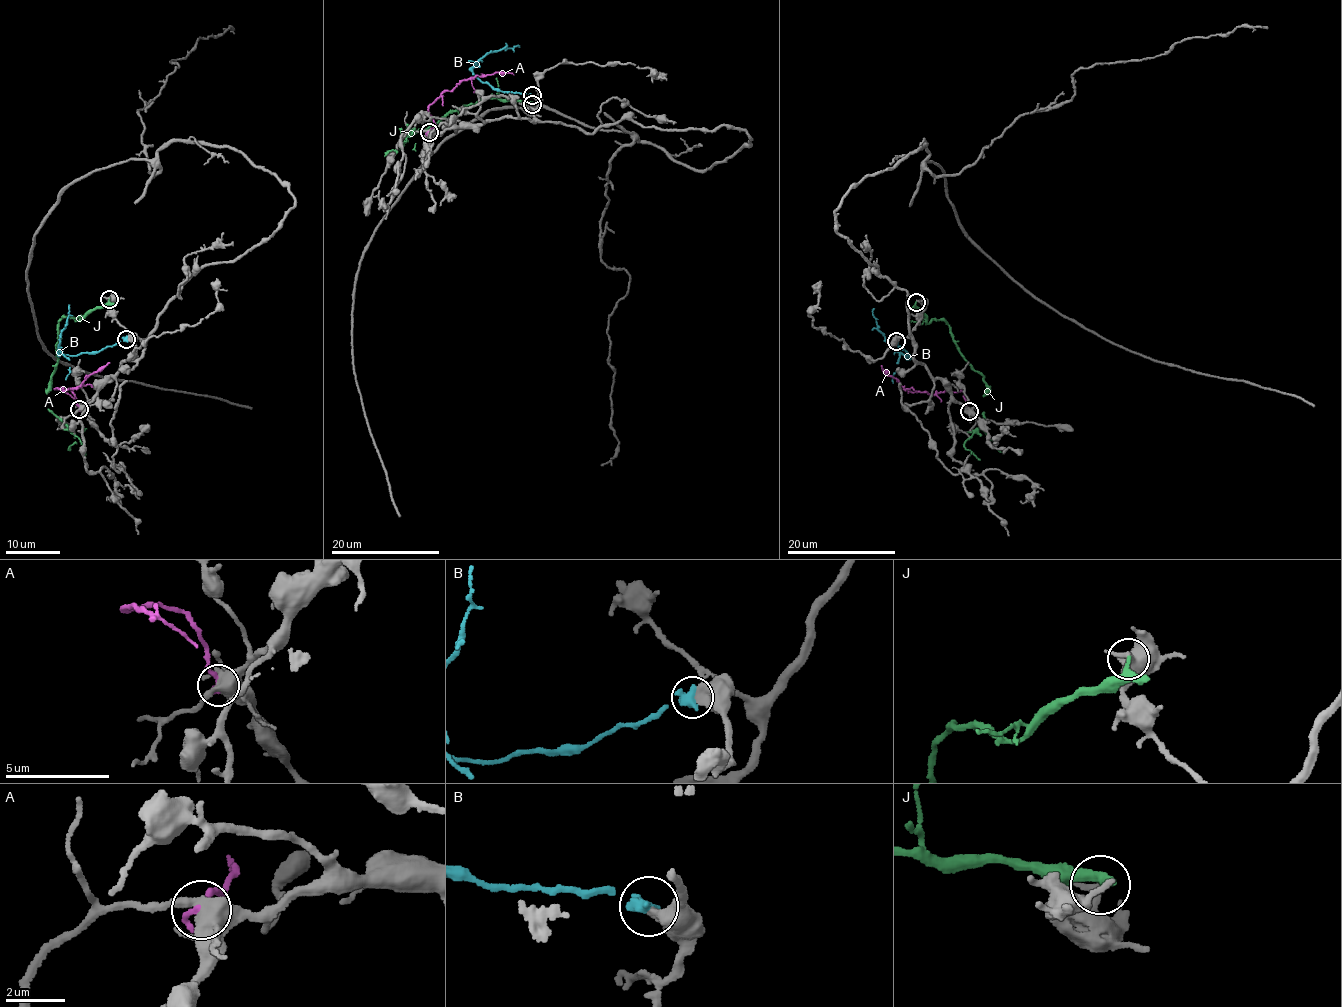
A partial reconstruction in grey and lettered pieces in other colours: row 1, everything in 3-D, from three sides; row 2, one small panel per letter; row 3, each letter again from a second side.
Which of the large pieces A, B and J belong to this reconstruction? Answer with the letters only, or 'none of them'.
none of them

